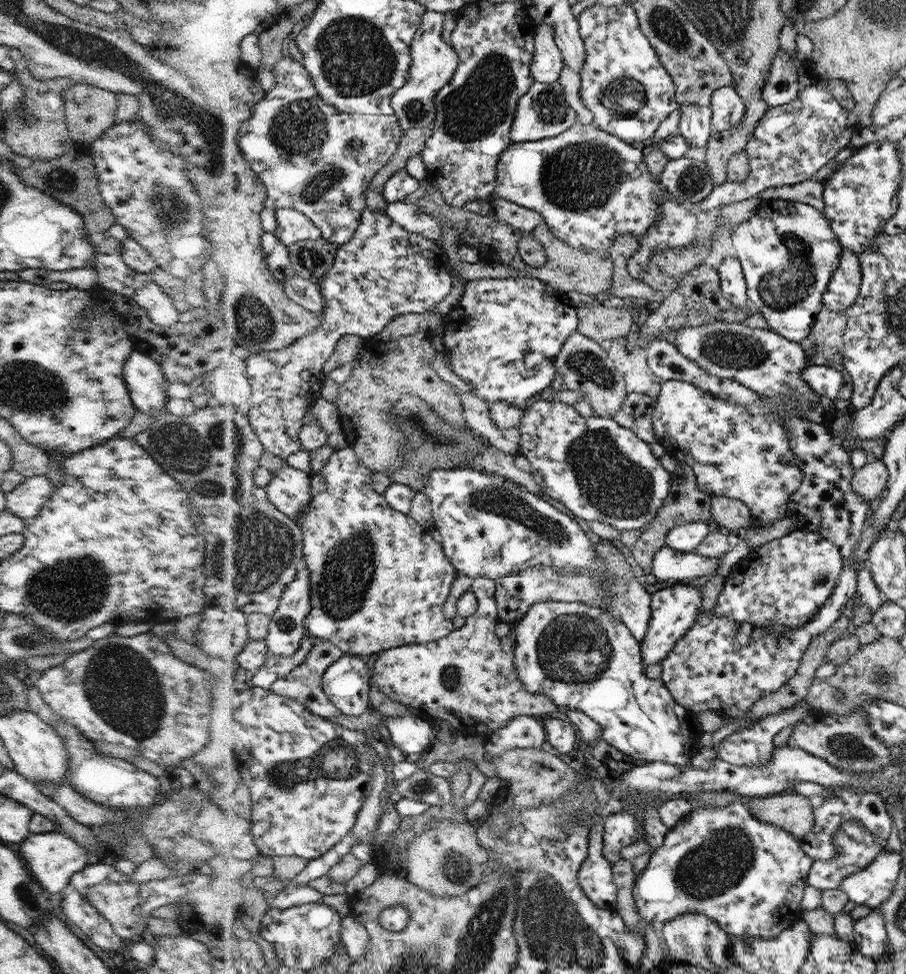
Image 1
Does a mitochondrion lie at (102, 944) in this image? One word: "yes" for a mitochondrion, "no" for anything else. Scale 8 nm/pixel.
no

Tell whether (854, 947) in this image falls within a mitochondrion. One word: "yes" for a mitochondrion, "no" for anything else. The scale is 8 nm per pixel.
no

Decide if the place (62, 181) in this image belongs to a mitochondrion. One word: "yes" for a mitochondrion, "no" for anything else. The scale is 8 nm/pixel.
yes

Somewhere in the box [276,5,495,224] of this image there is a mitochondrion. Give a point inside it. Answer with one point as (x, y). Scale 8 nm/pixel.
(354, 57)

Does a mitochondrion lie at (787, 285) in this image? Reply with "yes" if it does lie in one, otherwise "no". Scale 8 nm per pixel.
yes

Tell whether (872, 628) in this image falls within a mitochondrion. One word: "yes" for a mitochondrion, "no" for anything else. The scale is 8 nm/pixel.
no

